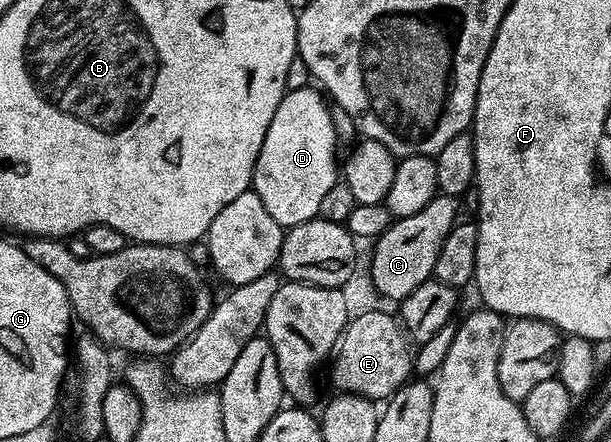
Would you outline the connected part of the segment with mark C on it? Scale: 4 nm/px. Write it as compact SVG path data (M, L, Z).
M438 194L421 209L421 213L413 213L413 217L395 219L374 240L371 251L371 283L379 295L387 299L402 301L417 289L424 281L432 278L437 265L437 257L441 253L441 245L445 245L445 237L455 224L460 222L459 215L460 200L453 195Z

